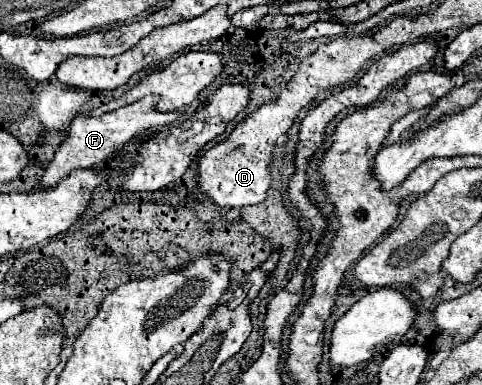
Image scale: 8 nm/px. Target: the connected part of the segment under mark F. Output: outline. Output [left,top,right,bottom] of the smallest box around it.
[40,95,182,187]

